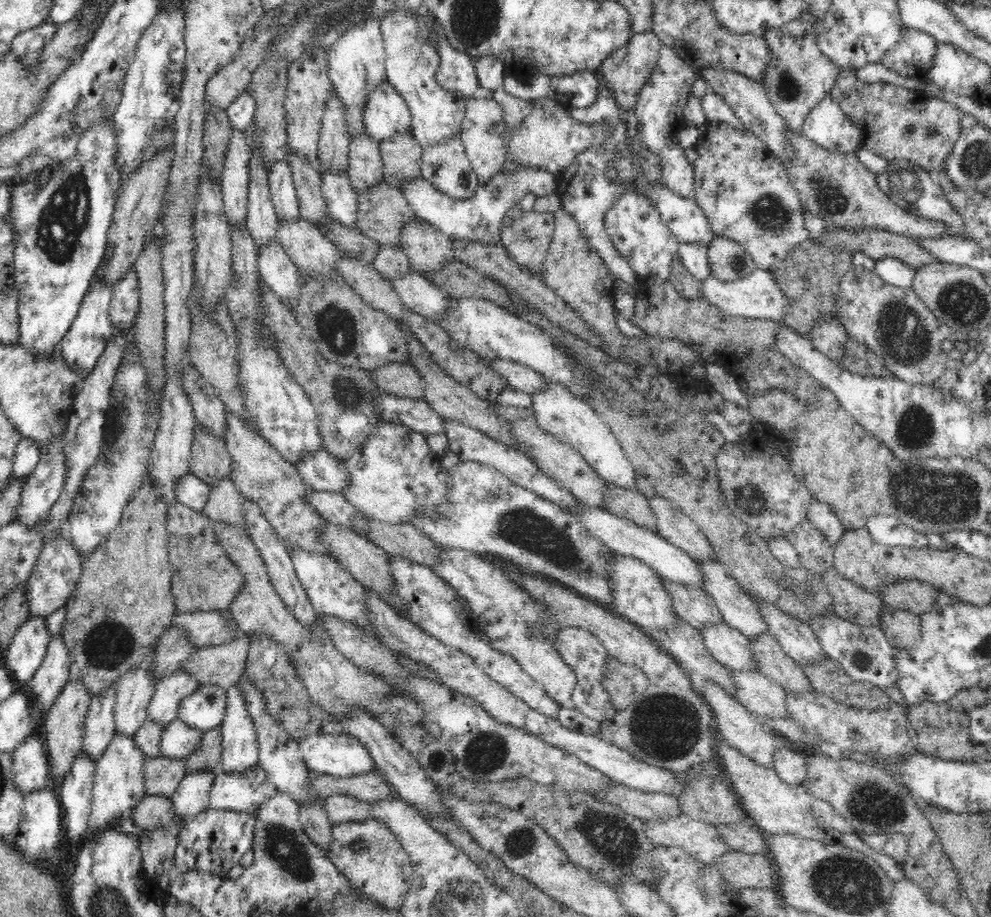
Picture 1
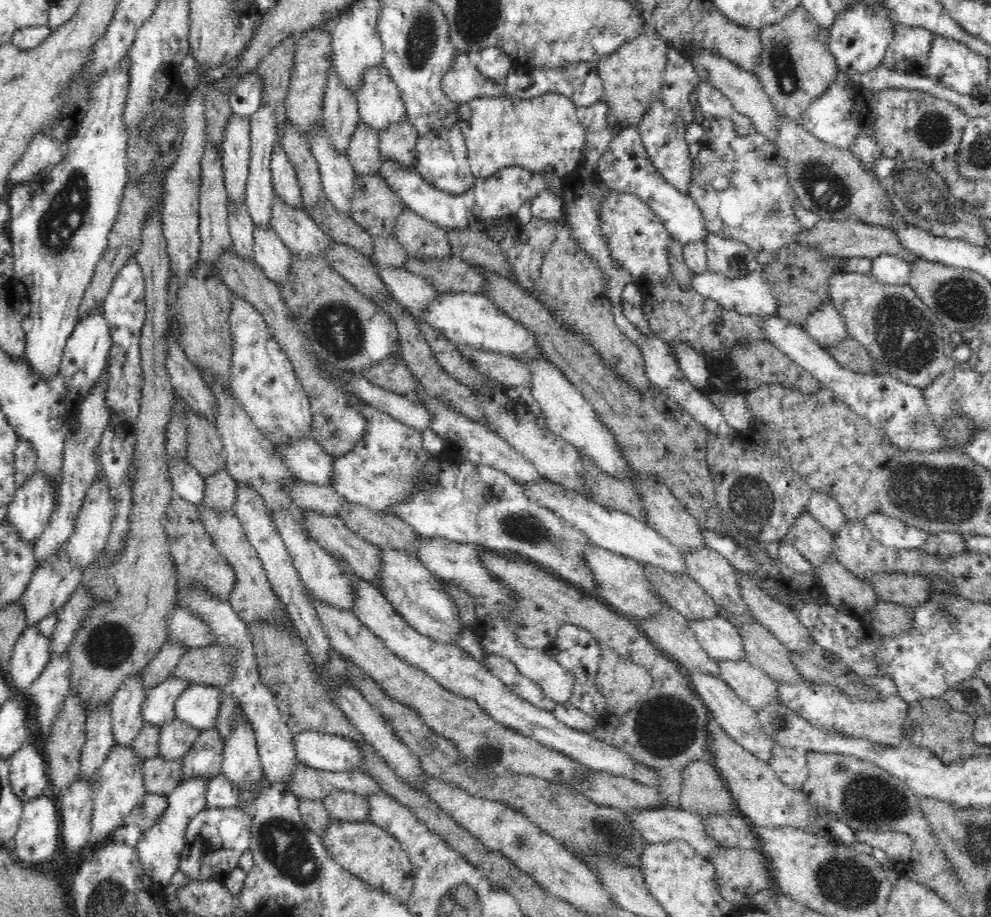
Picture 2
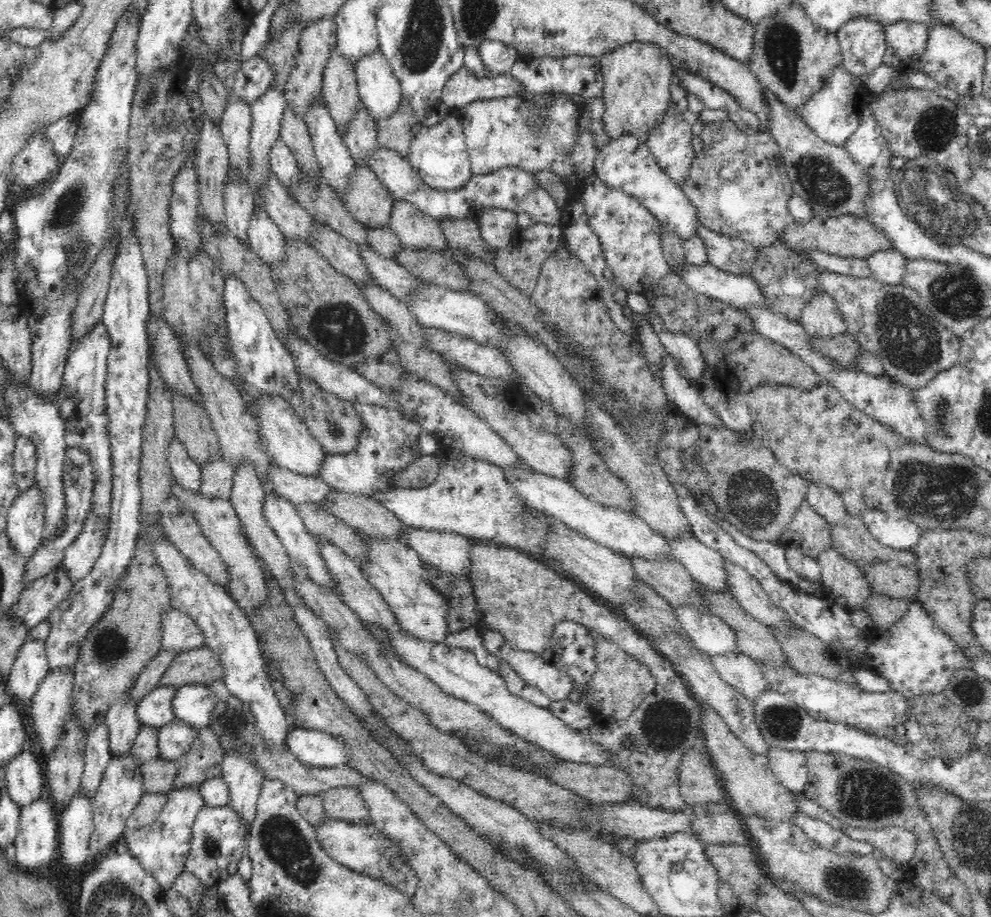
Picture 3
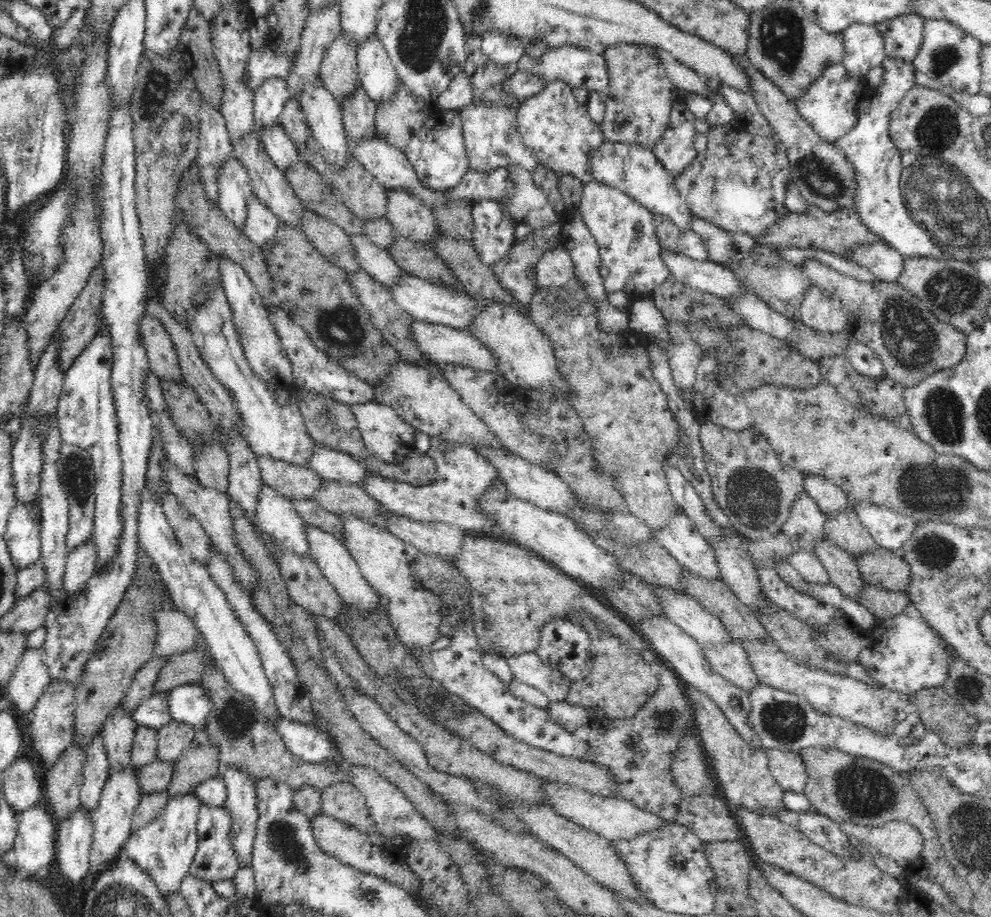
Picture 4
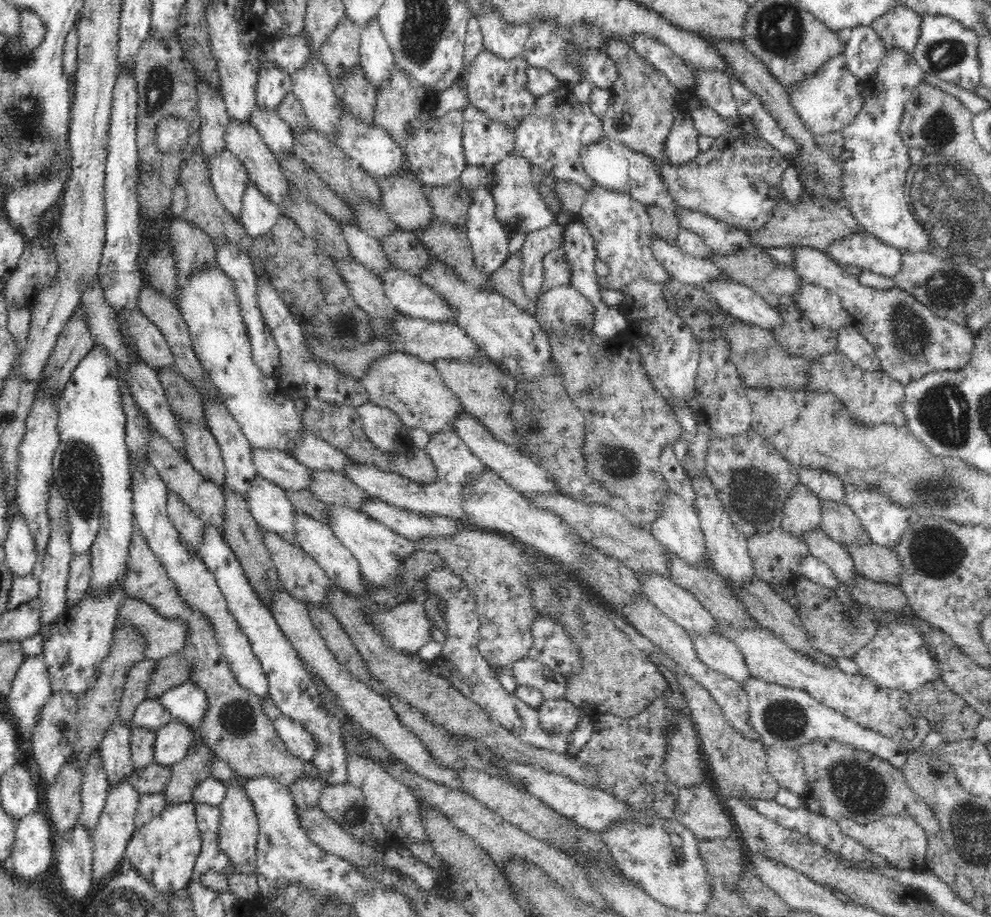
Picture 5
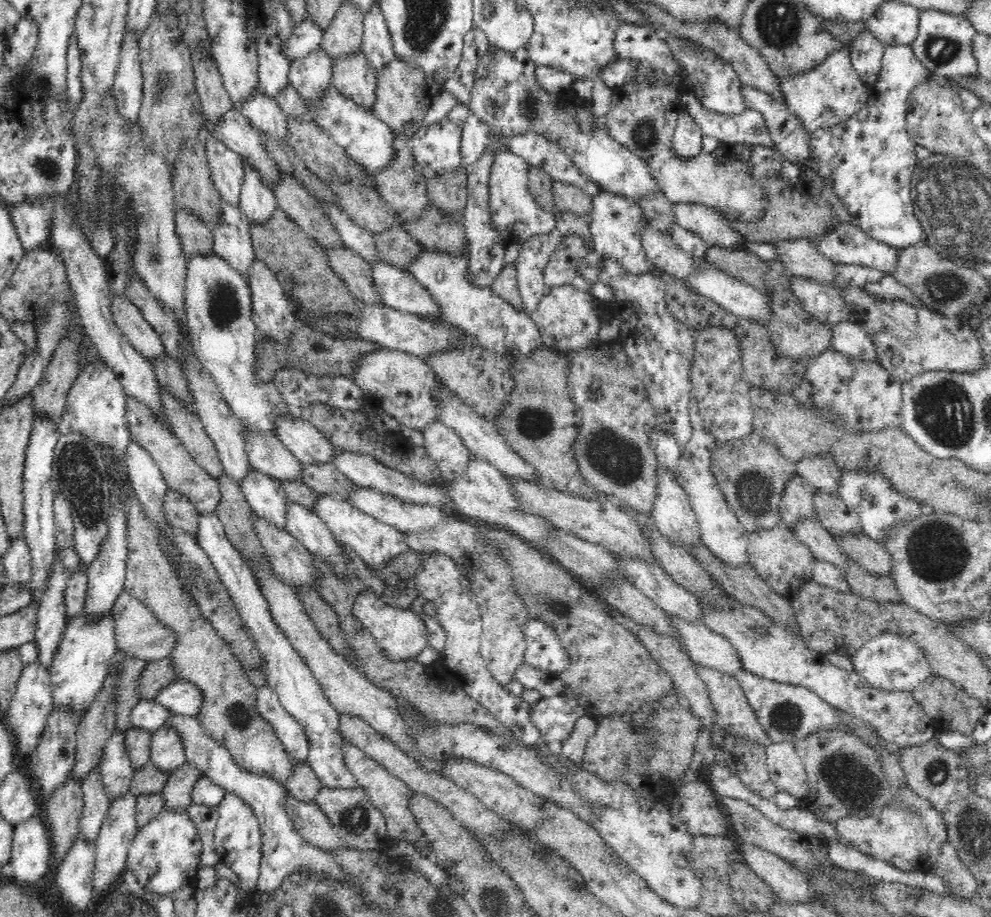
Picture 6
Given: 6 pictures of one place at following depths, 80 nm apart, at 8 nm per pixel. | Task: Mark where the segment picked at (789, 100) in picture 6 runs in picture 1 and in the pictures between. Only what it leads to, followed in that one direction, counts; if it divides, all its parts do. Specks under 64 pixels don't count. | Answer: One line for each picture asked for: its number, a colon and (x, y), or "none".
1: (826, 125)
2: (830, 118)
3: (833, 113)
4: (831, 105)
5: (830, 99)

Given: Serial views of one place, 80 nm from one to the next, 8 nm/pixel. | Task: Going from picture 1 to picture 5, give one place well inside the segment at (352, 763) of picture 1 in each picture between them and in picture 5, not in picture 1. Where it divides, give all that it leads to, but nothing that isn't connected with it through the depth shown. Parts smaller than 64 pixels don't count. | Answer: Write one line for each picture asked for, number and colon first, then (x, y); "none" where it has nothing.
2: (335, 753)
3: (315, 748)
4: (308, 745)
5: (300, 742)

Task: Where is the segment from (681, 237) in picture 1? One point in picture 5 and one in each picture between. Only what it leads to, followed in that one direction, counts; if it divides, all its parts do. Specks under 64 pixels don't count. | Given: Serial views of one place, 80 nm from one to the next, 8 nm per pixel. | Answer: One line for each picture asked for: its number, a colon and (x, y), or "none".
2: (625, 167)
3: (626, 163)
4: (635, 170)
5: (610, 164)

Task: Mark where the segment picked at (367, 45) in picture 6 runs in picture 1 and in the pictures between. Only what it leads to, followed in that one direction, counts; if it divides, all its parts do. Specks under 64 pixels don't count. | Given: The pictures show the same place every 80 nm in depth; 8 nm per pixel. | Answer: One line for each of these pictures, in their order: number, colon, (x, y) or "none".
1: (386, 113)
2: (380, 102)
3: (379, 90)
4: (377, 76)
5: (376, 59)

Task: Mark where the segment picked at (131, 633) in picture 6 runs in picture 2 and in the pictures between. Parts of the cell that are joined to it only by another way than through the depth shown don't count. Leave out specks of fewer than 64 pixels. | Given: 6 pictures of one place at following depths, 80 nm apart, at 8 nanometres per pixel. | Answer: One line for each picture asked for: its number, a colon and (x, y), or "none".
2: (186, 628)
3: (180, 633)
4: (176, 632)
5: (164, 636)

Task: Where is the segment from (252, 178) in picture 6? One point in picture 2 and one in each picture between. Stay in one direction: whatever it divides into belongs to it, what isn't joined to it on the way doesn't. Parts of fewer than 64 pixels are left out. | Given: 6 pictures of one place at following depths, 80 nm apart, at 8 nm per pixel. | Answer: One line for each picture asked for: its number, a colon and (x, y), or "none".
2: (270, 253)
3: (265, 239)
4: (261, 227)
5: (259, 216)

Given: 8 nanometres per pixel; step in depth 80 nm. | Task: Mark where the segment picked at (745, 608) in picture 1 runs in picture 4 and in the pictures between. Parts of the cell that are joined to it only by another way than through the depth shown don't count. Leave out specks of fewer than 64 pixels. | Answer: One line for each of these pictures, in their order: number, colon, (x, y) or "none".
2: (713, 572)
3: (706, 565)
4: (680, 537)

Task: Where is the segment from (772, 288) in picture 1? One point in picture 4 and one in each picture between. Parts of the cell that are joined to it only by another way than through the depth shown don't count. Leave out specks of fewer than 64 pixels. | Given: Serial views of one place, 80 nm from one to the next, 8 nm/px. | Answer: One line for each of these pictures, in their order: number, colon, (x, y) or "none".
2: (752, 295)
3: (742, 292)
4: (708, 277)

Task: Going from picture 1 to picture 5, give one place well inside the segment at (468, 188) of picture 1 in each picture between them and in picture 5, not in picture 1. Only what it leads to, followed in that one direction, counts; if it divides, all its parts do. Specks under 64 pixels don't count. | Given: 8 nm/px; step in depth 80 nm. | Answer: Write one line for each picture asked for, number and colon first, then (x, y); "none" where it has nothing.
2: (441, 159)
3: (439, 154)
4: (437, 153)
5: (435, 152)

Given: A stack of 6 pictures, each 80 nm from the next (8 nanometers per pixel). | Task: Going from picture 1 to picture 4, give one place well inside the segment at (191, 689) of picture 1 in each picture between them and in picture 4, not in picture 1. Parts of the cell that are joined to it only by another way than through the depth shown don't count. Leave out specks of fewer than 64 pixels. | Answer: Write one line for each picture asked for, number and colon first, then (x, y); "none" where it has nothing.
2: (159, 707)
3: (155, 709)
4: (153, 712)

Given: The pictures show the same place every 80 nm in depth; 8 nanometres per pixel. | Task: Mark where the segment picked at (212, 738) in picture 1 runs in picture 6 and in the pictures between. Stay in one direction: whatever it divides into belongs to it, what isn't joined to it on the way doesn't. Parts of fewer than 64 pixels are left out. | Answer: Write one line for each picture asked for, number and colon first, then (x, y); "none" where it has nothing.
2: (203, 761)
3: (202, 761)
4: (200, 762)
5: (196, 766)
6: (177, 791)

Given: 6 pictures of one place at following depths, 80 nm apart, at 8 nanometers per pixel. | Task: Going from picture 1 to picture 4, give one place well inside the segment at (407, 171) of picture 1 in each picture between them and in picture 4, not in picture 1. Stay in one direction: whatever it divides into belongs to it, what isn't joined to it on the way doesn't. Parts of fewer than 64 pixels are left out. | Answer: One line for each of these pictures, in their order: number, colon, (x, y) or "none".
2: (397, 143)
3: (396, 133)
4: (396, 120)

